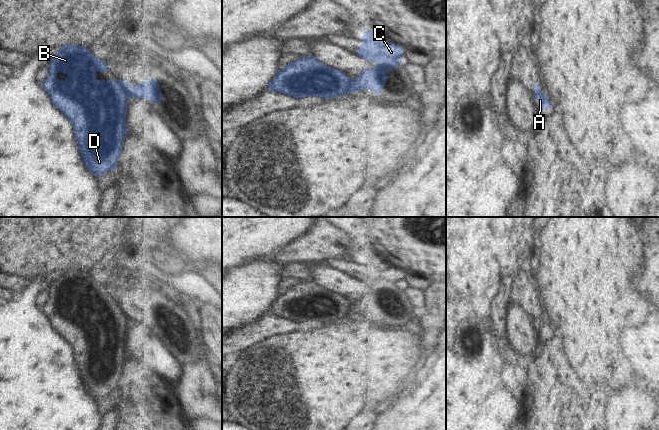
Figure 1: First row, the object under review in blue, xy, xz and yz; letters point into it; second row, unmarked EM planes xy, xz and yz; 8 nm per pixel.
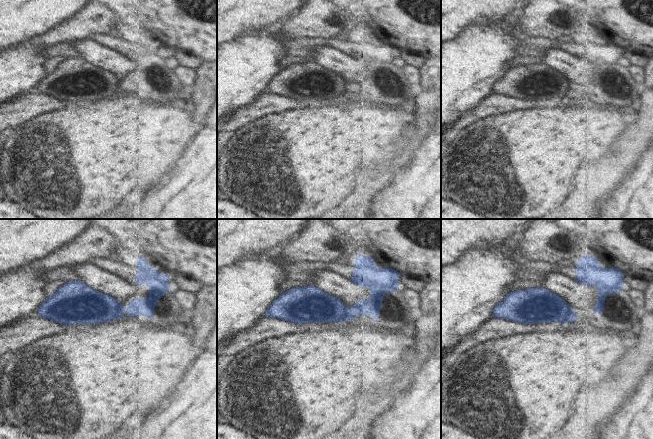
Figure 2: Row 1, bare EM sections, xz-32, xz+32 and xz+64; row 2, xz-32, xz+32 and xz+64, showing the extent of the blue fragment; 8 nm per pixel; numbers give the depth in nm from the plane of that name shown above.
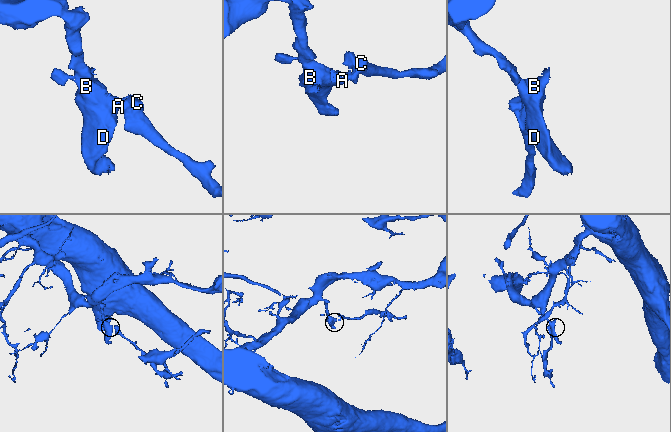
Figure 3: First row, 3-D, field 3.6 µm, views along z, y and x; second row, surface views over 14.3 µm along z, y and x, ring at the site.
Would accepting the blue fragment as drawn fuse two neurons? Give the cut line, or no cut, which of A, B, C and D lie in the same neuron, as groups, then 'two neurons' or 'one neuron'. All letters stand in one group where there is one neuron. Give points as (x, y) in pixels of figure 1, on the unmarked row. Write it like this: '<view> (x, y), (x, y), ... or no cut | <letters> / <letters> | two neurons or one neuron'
xz (353, 304), (354, 309), (361, 314) | A B D / C | two neurons

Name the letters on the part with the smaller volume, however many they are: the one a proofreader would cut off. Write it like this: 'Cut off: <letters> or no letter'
Cut off: C

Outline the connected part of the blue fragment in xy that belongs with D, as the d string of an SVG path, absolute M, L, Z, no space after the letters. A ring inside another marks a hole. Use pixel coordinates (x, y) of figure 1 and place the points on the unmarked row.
M65 268L54 279L48 291L49 296L42 312L74 351L74 360L87 393L96 402L107 395L115 395L123 365L128 358L125 341L131 307L97 304L98 296L107 295L106 285L96 282L89 272L76 268ZM58 296L65 297L67 302L58 304Z

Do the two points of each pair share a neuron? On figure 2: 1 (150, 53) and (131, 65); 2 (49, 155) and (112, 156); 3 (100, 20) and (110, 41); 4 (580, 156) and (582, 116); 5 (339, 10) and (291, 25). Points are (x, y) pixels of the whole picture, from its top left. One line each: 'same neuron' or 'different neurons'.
1: different neurons
2: same neuron
3: different neurons
4: same neuron
5: same neuron

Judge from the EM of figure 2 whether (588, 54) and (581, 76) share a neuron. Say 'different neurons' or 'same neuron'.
different neurons

